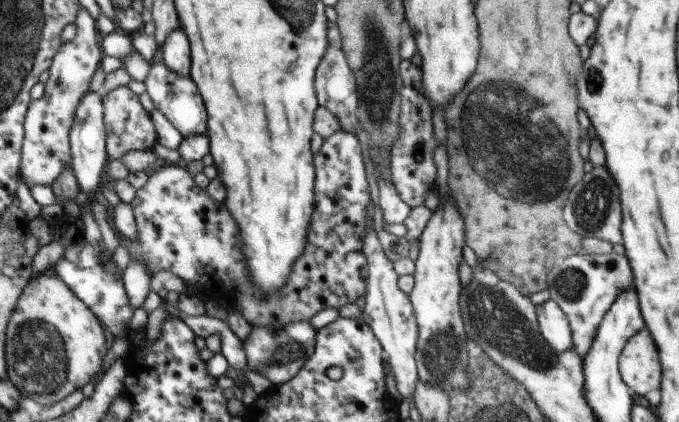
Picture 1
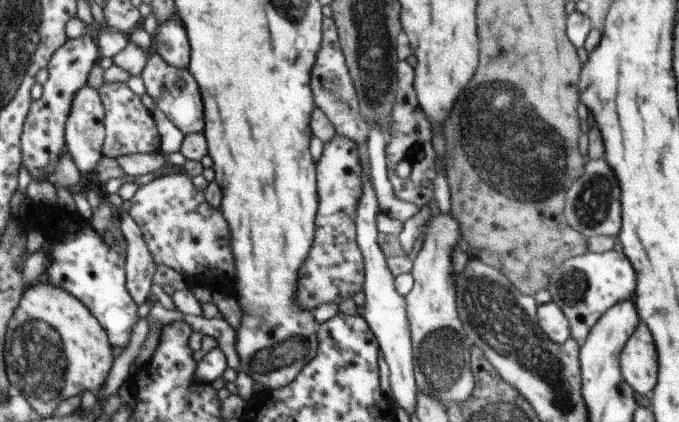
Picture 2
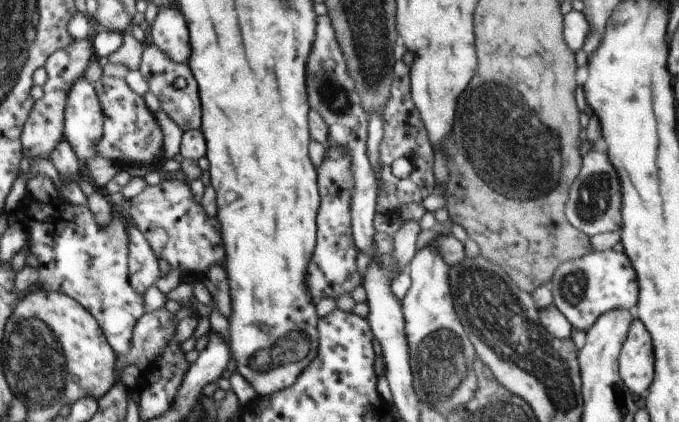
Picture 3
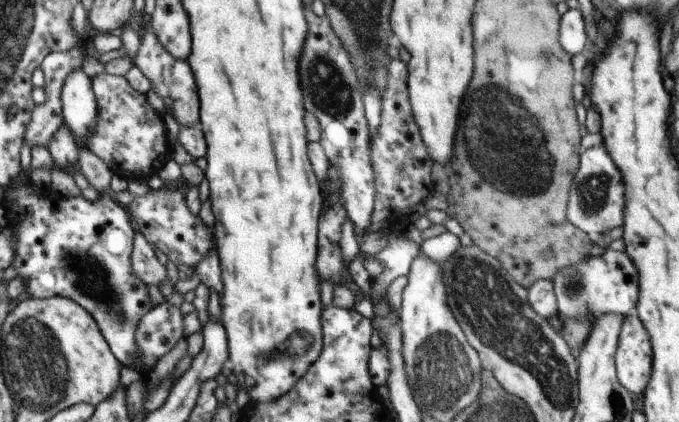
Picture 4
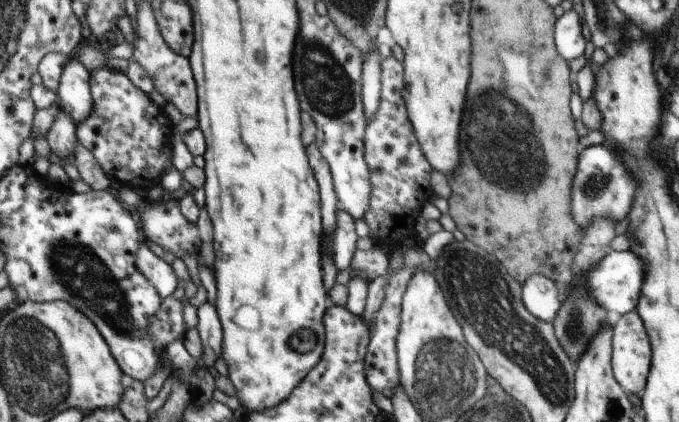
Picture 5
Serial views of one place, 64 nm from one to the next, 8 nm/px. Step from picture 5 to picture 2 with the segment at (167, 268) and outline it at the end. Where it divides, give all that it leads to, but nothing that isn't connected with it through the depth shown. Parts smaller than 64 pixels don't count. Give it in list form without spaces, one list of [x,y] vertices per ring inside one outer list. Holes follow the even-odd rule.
[[[128,205],[119,210],[120,230],[127,244],[126,257],[127,288],[138,305],[142,305],[151,295],[152,279],[157,270],[156,262],[146,248],[140,227],[130,216]]]

